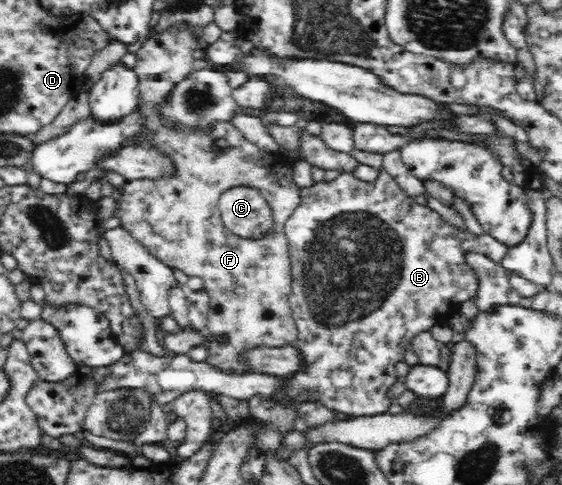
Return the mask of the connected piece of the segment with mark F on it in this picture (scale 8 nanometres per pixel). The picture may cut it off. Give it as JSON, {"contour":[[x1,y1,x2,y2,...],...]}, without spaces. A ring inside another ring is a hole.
{"contour":[[187,23,171,25,161,33,149,35,135,53,133,73,138,79,139,99,136,109,141,126,140,140,147,147,160,153,170,161,171,173,163,173,157,178,142,177,128,180,121,189,119,200,122,228,127,230,152,256,162,261,167,267,181,269,189,277,201,277,209,294,210,310,207,314,206,331,211,336,207,347,209,363,221,370,251,372,246,365,238,361,238,355,245,348,266,345,267,347,291,346,298,336,296,323,290,308,292,287,292,269,288,241,284,234,285,220,291,215,301,201,302,190,293,179,295,159,285,154,271,153,255,143,251,143,230,121,215,121,207,127,184,125,172,121,163,113,163,105,169,103,175,85,193,73,193,52,203,47,194,29],[249,185,257,188,263,198,269,202,273,212,273,228,259,239,247,239,236,236,229,231,221,220,218,201,220,195,230,187]]}

